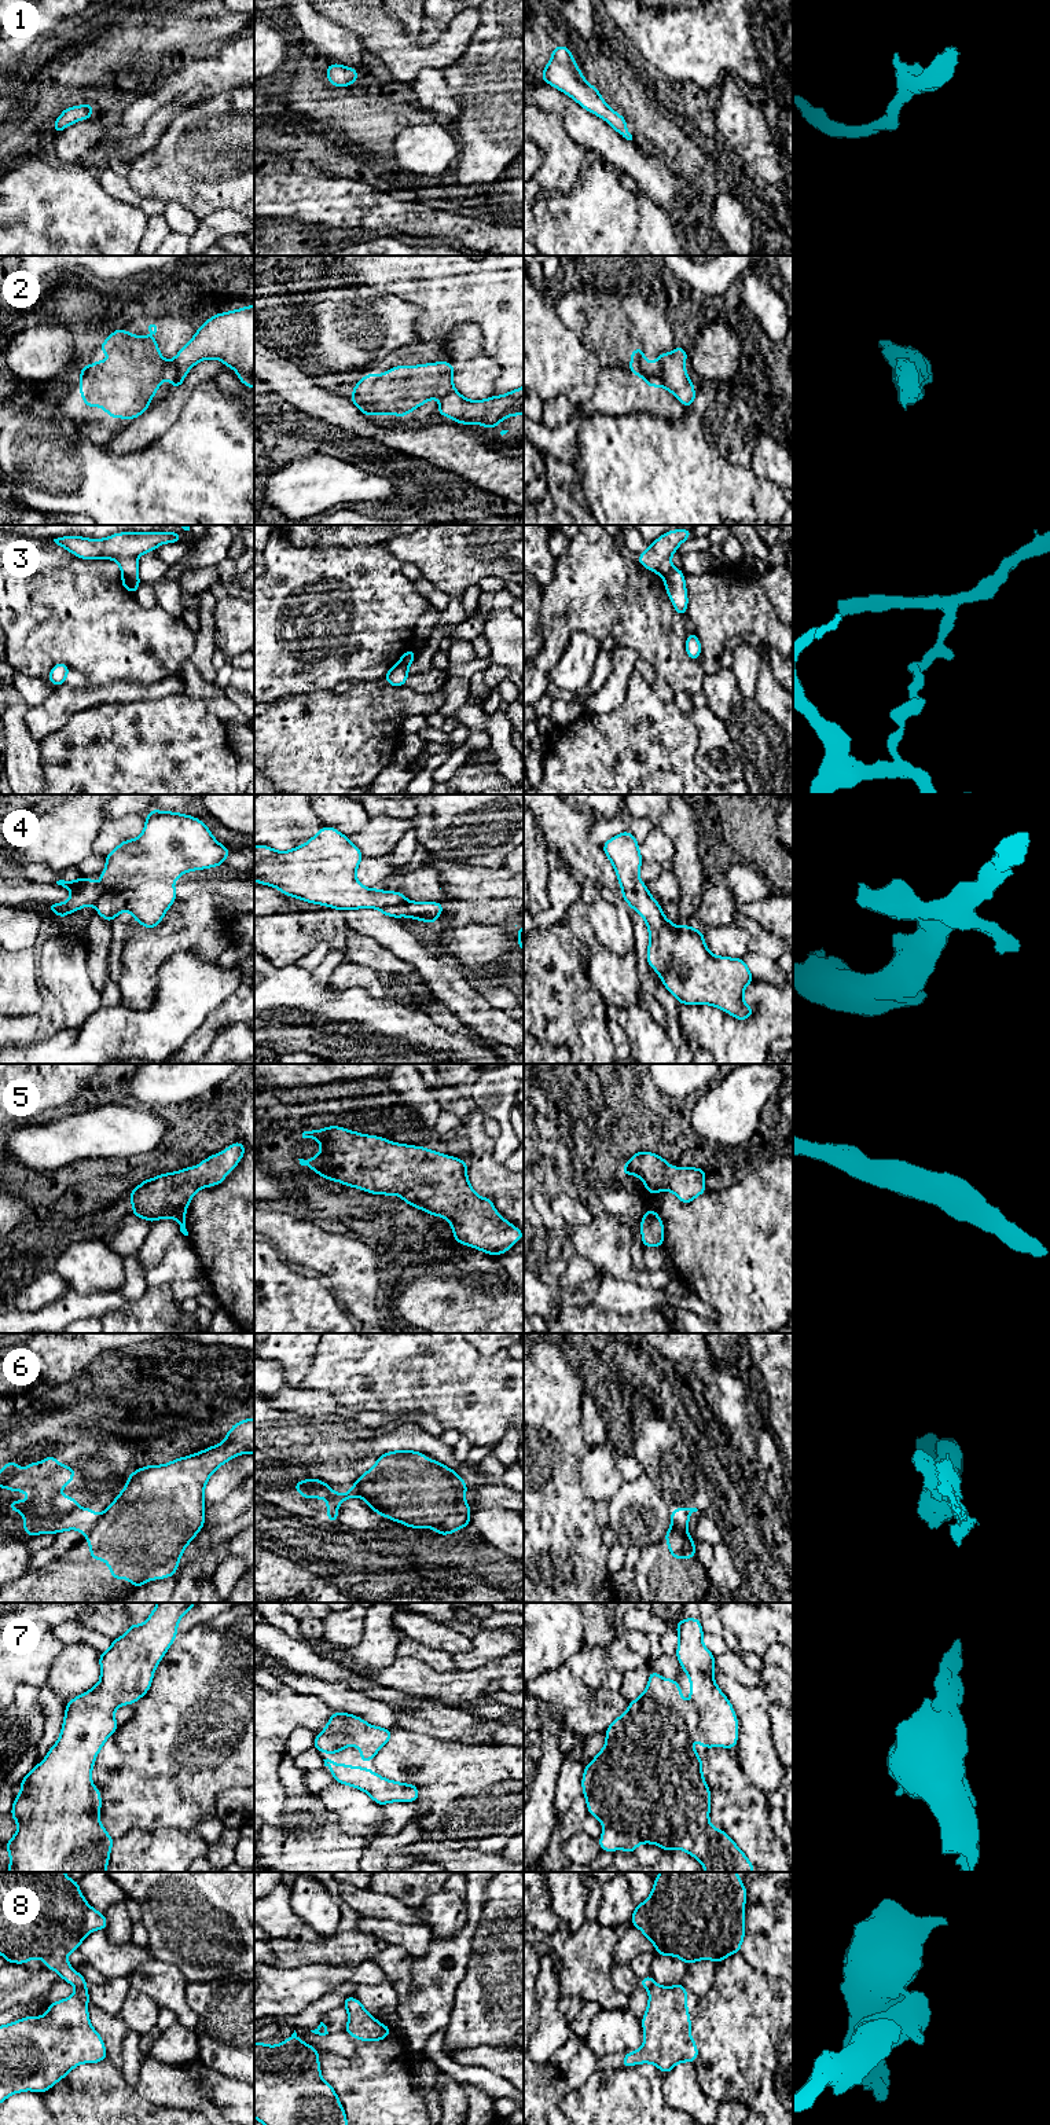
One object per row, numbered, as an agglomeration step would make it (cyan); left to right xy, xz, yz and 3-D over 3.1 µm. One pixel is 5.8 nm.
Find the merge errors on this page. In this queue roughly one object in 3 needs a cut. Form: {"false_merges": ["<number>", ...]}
{"false_merges": ["2", "3", "4", "6", "8"]}

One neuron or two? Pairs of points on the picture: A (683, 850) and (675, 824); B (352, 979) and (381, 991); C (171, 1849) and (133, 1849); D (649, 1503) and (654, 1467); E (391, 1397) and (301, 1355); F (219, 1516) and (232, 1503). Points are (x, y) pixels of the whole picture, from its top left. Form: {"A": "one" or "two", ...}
{"A": "one", "B": "one", "C": "one", "D": "two", "E": "two", "F": "one"}

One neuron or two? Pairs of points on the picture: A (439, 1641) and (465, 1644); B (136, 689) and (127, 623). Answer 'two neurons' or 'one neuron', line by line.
A: one neuron
B: two neurons

